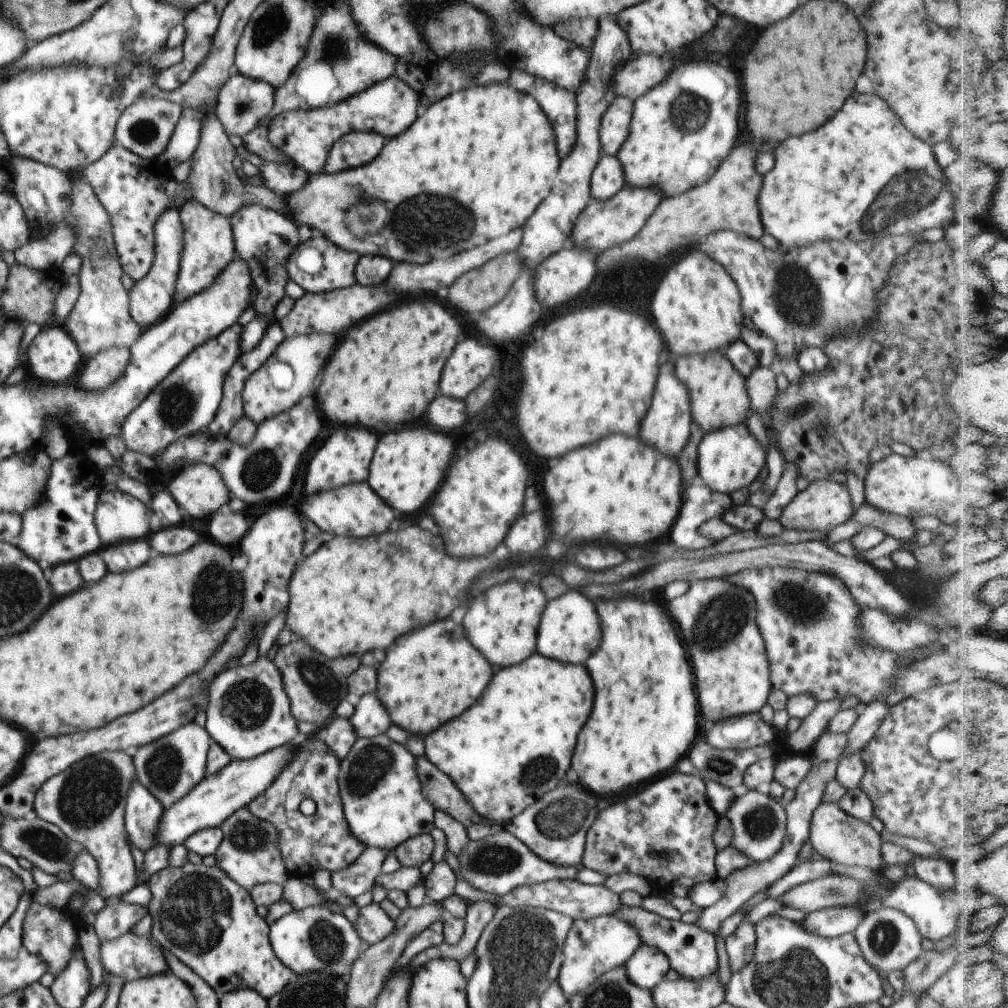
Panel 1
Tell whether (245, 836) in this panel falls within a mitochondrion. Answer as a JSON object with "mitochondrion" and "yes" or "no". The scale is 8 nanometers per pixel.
{"mitochondrion":"yes"}

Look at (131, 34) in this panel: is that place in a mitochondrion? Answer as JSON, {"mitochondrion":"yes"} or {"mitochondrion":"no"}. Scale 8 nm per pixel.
{"mitochondrion":"yes"}

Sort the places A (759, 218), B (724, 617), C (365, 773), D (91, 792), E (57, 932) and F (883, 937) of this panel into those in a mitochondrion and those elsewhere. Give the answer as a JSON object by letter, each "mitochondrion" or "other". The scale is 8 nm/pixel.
{"A":"other","B":"mitochondrion","C":"mitochondrion","D":"mitochondrion","E":"other","F":"mitochondrion"}

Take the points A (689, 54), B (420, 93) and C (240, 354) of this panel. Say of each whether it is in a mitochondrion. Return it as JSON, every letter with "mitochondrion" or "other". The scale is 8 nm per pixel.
{"A":"other","B":"other","C":"other"}

